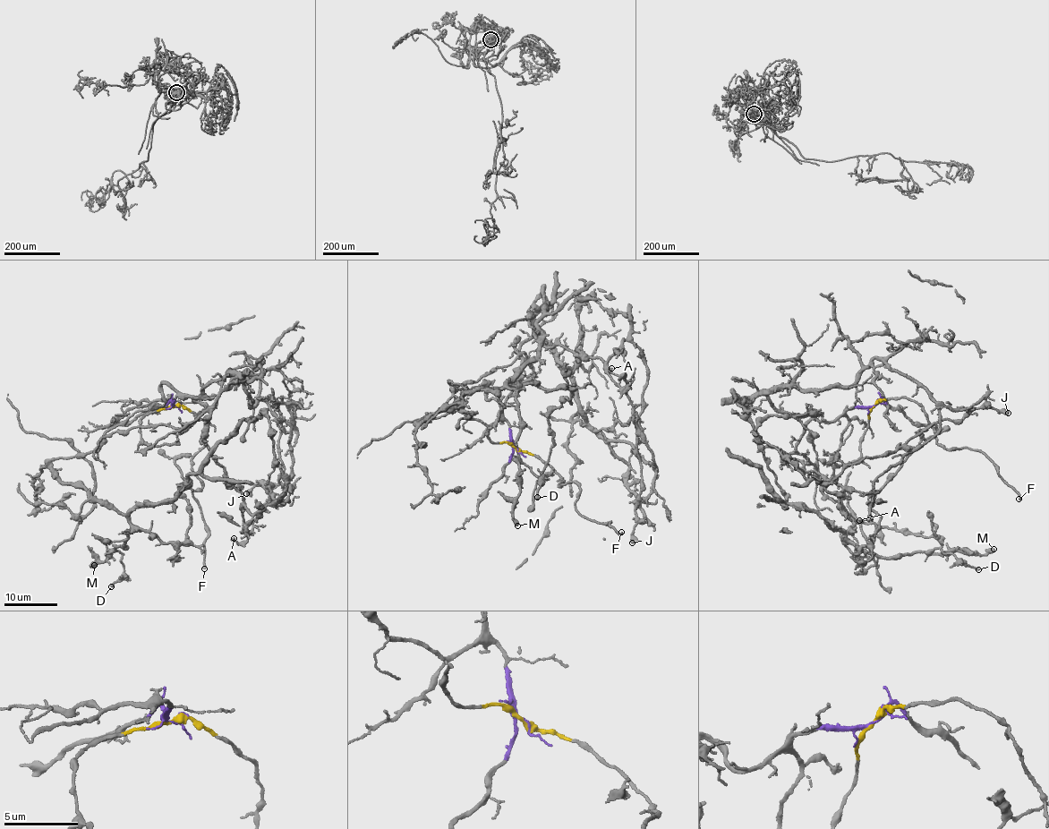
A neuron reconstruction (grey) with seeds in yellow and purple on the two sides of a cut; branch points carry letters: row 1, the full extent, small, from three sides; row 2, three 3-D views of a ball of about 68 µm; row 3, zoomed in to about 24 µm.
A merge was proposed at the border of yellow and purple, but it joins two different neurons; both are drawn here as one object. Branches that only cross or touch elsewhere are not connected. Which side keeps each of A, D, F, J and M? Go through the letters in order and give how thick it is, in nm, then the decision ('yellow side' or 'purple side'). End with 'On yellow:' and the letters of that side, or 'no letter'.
A: 160 nm | purple side
D: 220 nm | purple side
F: 260 nm | yellow side
J: 550 nm | purple side
M: 550 nm | purple side
On yellow: F

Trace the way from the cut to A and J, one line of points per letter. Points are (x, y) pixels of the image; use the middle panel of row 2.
A: (515, 448), (486, 393), (521, 370), (520, 345), (543, 337), (587, 424), (653, 466), (626, 377), (611, 368)
J: (515, 448), (486, 393), (521, 370), (520, 345), (543, 337), (587, 424), (656, 464), (636, 430), (632, 542)

